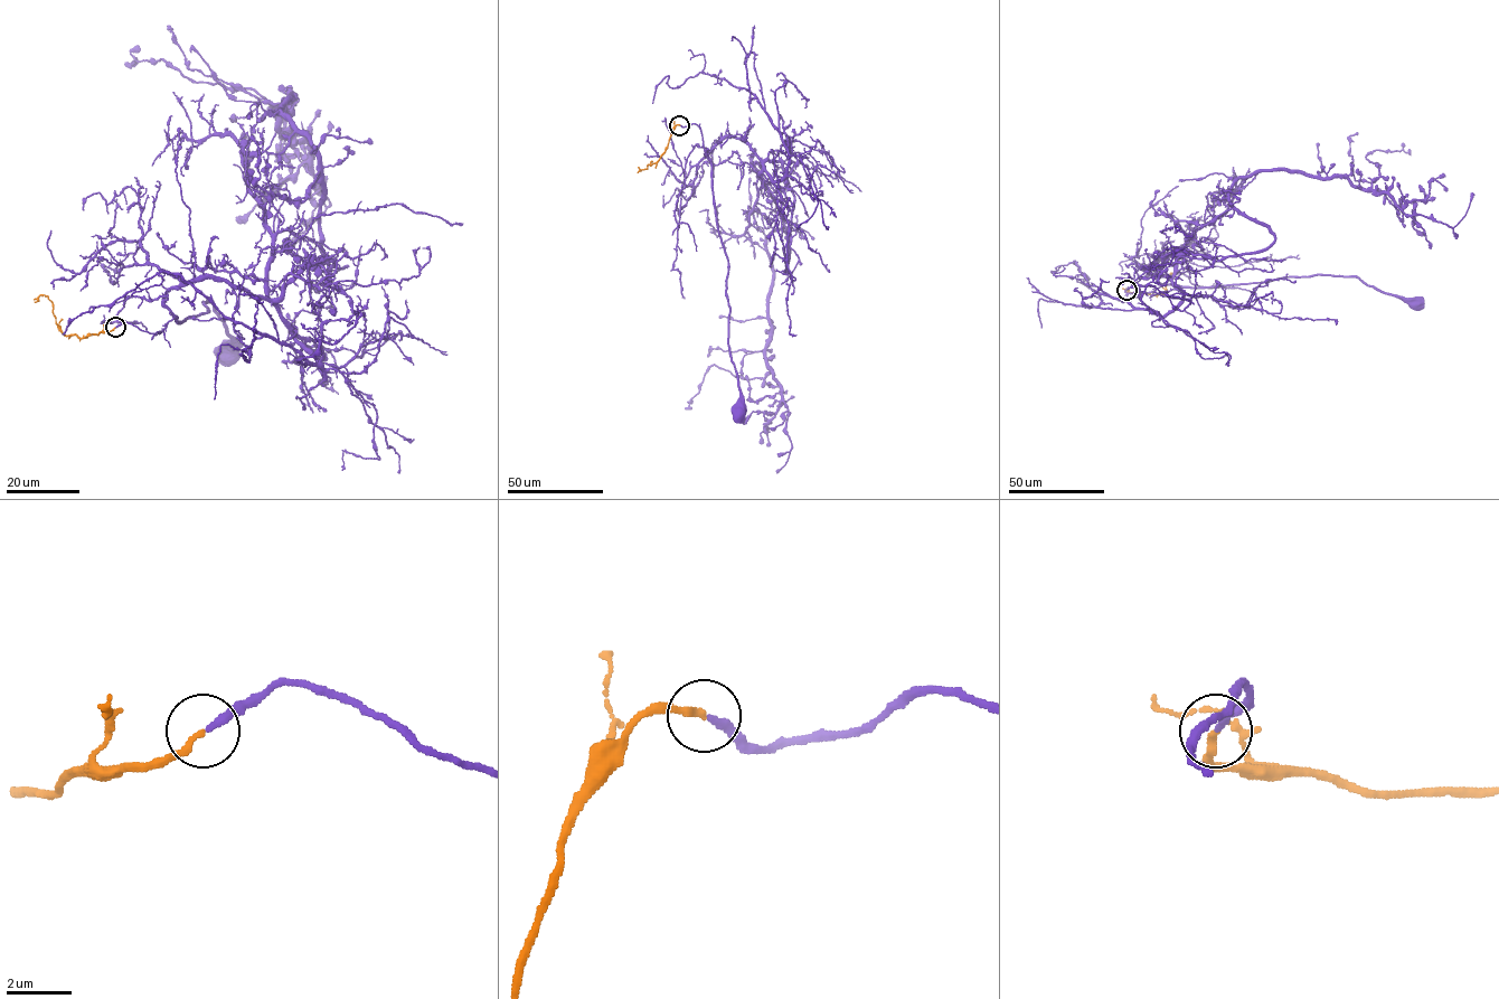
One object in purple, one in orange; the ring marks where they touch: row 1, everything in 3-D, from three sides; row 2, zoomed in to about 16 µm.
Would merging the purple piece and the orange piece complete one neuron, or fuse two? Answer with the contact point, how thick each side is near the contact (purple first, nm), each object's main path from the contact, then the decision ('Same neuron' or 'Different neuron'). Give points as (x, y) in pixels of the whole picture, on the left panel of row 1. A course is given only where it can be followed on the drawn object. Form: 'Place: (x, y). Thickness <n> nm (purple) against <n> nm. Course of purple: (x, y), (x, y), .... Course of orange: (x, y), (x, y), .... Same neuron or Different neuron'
Place: (115, 327). Thickness 240 nm (purple) against 220 nm. Course of purple: (115, 328), (129, 322), (159, 332), (175, 318), (179, 322), (205, 313), (209, 299), (229, 335), (226, 354). Course of orange: (115, 328), (87, 337), (64, 335), (56, 323), (48, 298), (43, 295), (35, 302). Same neuron

